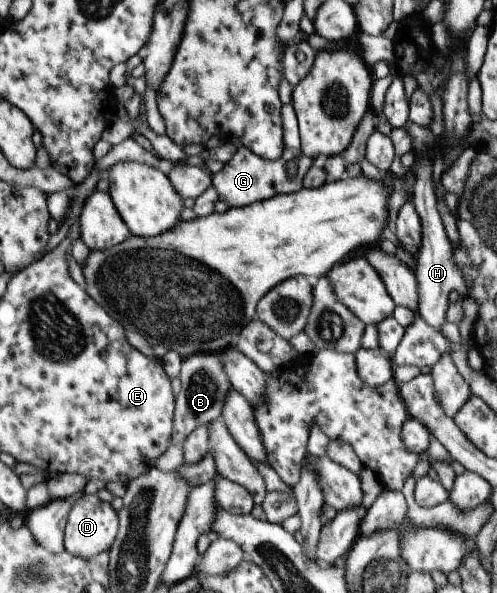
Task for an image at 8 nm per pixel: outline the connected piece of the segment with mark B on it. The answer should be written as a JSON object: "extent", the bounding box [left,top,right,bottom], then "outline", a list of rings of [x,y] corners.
{"extent":[172,352,231,445],"outline":[[[217,352],[195,353],[183,358],[179,371],[179,393],[174,398],[172,414],[172,443],[182,445],[185,437],[199,425],[208,425],[220,419],[223,401],[227,391],[231,389],[229,379],[225,376],[225,369],[219,361]]]}

